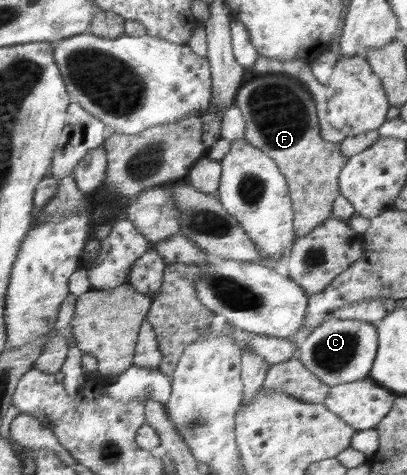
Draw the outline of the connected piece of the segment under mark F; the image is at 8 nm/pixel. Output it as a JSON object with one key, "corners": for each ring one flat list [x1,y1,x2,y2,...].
{"corners":[[284,73,258,76,238,88,234,106,242,110,247,122,245,139,276,161,287,182,292,200,293,230,299,238,330,219,334,202,342,194,339,175,349,158,340,153,340,143,323,139,318,106,310,91,306,92,296,80]]}

